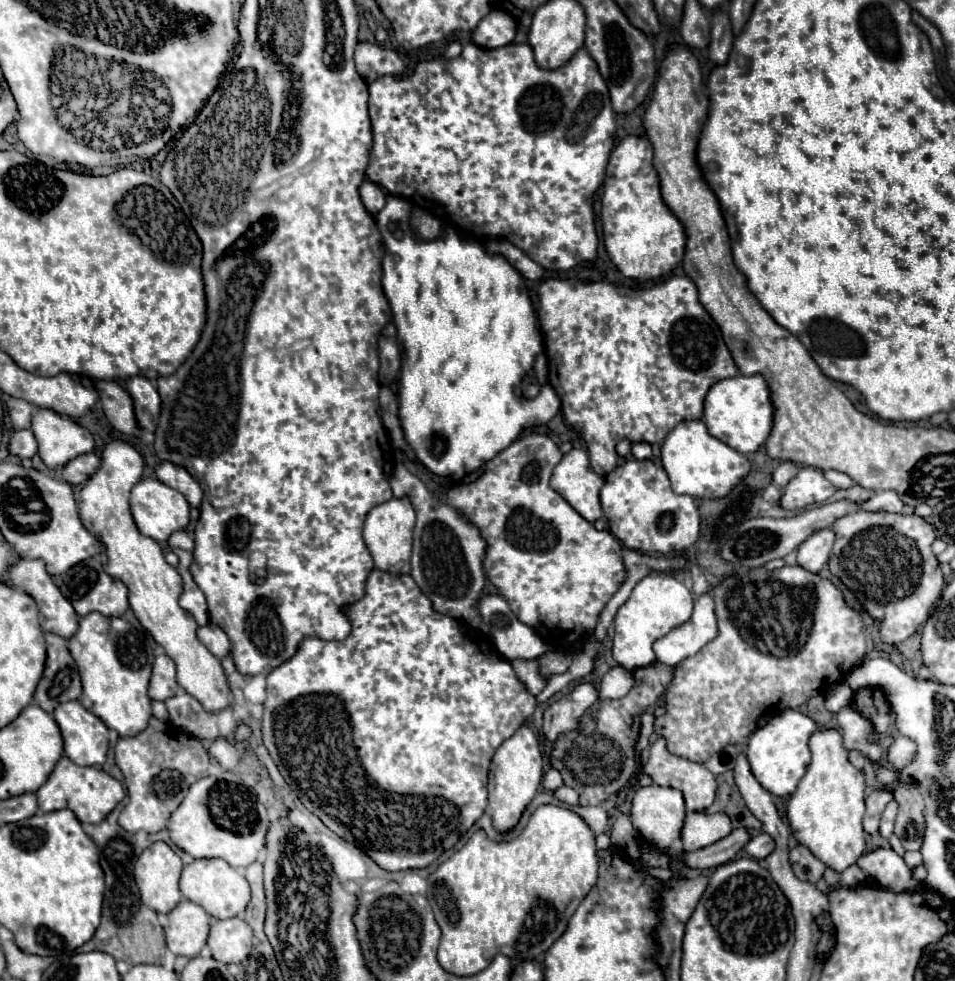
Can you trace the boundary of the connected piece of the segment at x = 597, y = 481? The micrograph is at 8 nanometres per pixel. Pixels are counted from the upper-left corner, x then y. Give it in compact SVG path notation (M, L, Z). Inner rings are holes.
M571 449L563 455L549 485L589 523L601 519L599 491L603 487L603 477L591 469L589 457L583 449Z

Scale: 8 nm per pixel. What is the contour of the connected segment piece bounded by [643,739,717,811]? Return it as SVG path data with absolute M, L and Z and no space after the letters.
M657 739L653 745L651 745L651 751L649 751L649 761L647 765L643 765L643 773L647 773L655 785L659 787L673 787L673 789L679 789L685 797L685 805L687 805L687 811L705 811L713 799L715 799L715 791L717 791L717 783L715 783L715 777L711 771L707 771L705 765L701 763L693 763L689 759L683 759L683 757L677 757L677 755L671 755L665 747L665 739Z

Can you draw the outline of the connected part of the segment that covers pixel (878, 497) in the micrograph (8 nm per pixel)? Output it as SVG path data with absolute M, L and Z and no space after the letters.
M879 491L867 501L861 503L863 511L887 511L887 513L901 513L903 503L895 491Z

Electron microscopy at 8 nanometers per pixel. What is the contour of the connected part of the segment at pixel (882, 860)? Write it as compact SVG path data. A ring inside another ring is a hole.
M879 847L863 855L857 865L869 879L881 881L881 887L891 891L915 891L915 887L919 887L903 857L899 857L891 847Z

